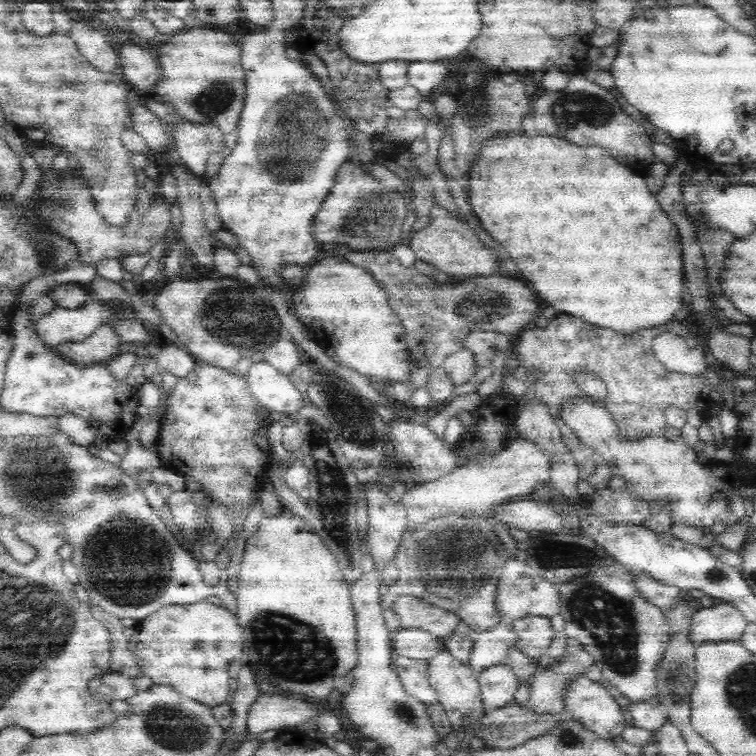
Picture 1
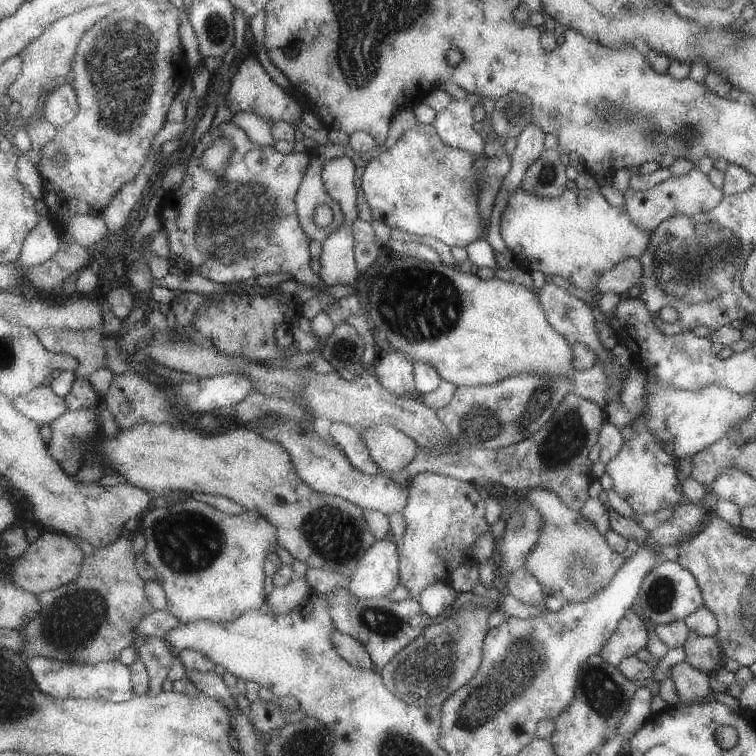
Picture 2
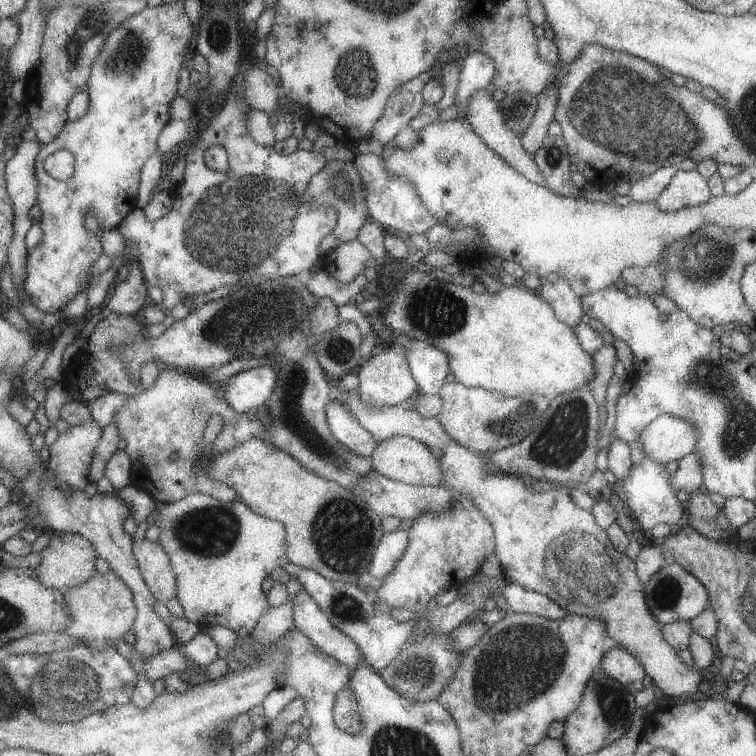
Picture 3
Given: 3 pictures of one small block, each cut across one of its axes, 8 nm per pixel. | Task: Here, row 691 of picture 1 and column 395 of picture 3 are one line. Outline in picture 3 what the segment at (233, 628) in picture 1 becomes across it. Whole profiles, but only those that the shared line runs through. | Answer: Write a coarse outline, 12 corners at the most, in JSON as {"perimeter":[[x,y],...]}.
{"perimeter":[[380,155],[352,163],[367,191],[367,217],[385,232],[438,226],[411,182],[387,176]]}

